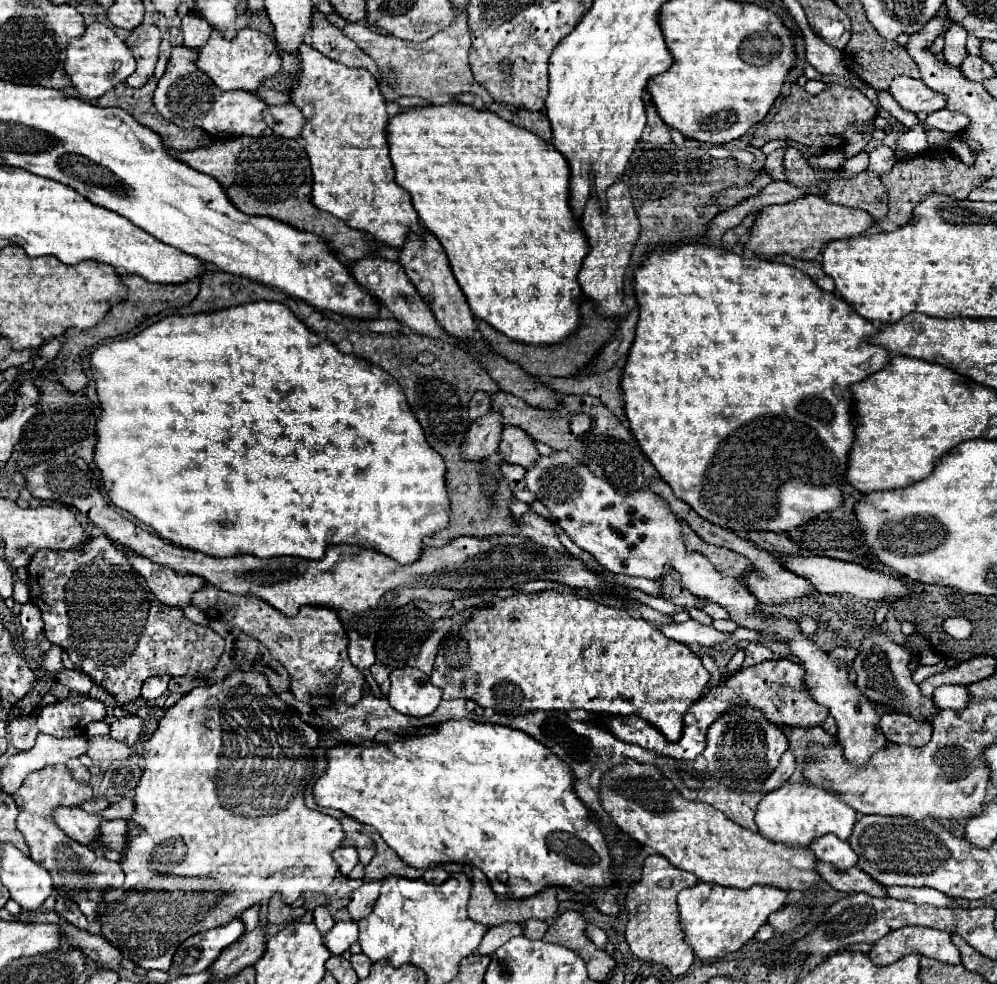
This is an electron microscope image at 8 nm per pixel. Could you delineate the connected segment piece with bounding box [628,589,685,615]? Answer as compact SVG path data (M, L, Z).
M629 589L628 594L633 599L639 600L640 602L652 607L662 614L670 615L670 613L685 610L684 608L674 605L674 603L670 603L669 601L666 601L665 599L659 597L648 595L639 589Z

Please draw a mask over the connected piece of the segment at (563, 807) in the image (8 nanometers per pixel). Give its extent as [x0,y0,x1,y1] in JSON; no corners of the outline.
[314,719,614,899]

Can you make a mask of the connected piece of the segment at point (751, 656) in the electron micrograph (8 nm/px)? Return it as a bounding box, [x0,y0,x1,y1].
[742,643,774,667]

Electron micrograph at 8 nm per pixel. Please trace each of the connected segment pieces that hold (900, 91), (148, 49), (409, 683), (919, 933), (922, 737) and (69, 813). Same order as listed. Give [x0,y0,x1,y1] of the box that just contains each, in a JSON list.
[[890,77,946,113],[126,25,162,87],[388,667,442,717],[868,925,960,965],[880,713,932,745],[54,807,100,847]]

